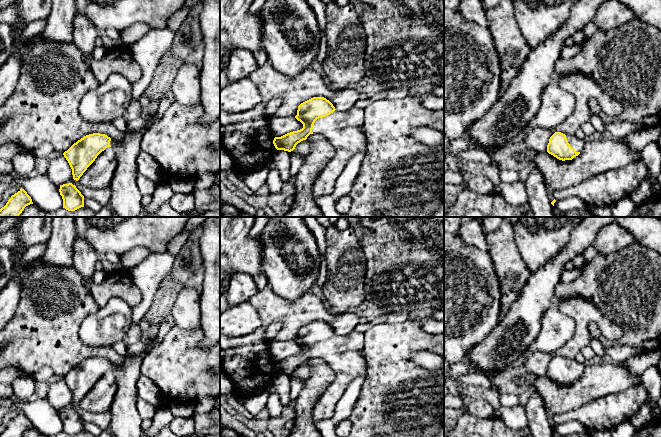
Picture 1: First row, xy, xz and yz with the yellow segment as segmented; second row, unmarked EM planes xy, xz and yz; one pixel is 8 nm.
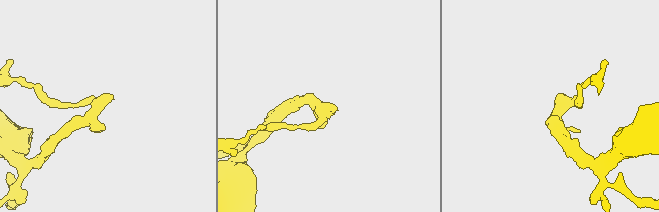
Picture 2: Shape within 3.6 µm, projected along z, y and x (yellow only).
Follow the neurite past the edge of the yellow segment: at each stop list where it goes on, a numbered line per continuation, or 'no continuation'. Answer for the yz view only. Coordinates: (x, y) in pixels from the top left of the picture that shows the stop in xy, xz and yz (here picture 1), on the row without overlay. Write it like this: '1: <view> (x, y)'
1: yz (576, 367)

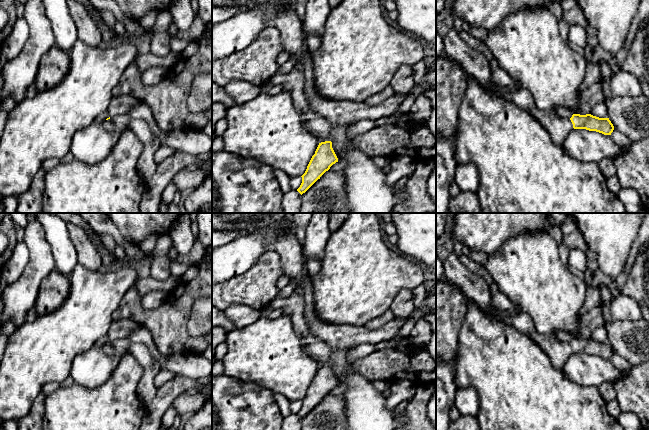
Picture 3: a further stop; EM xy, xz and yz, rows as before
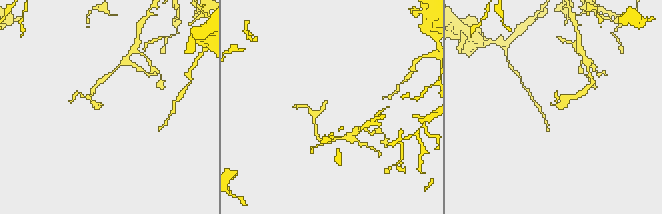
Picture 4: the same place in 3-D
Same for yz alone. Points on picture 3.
1: yz (558, 351)

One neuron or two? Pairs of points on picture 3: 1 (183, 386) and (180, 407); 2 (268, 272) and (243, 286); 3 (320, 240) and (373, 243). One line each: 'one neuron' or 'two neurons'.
1: two neurons
2: one neuron
3: two neurons

